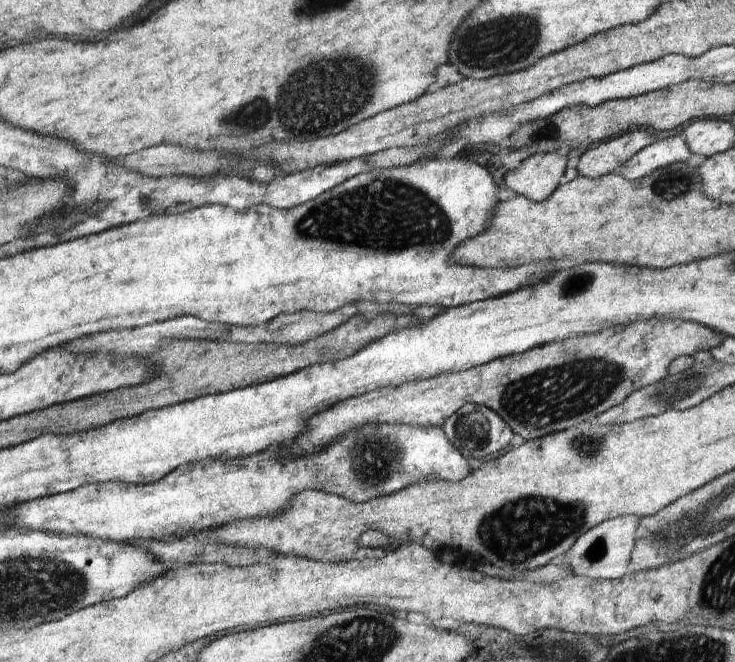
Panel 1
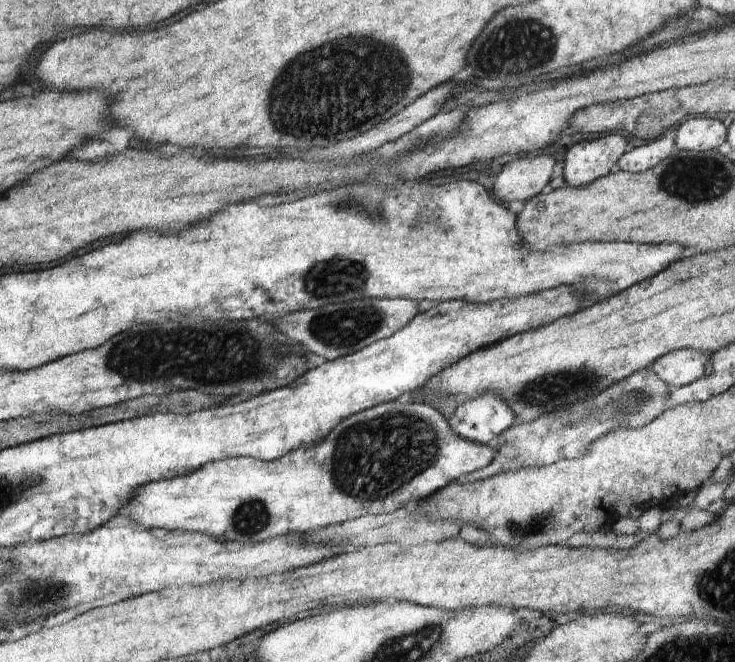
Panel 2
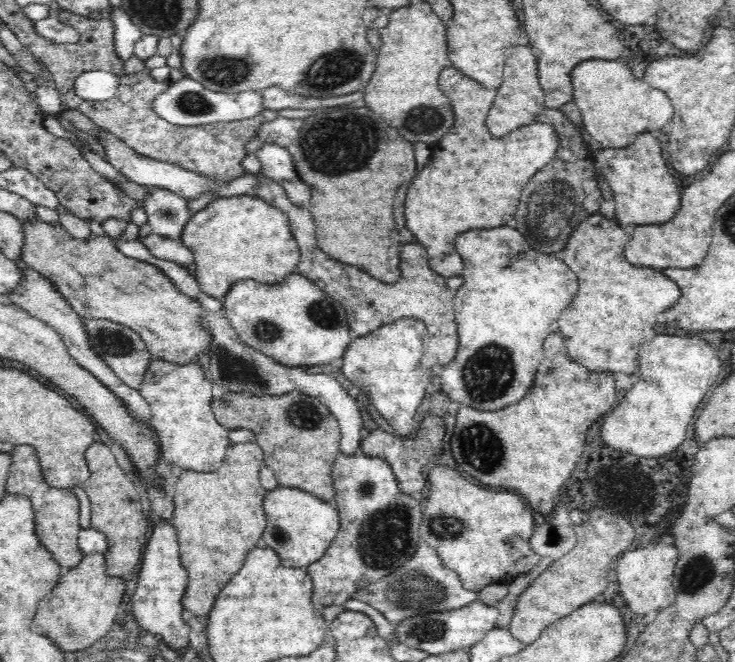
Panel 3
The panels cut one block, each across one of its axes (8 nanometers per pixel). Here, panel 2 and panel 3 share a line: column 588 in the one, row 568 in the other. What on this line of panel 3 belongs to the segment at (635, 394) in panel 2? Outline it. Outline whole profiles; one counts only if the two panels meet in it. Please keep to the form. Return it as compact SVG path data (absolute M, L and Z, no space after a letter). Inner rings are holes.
M422 539L416 554L404 563L404 566L400 566L388 574L388 577L380 578L378 582L369 584L352 595L352 599L360 600L380 611L391 623L412 618L424 611L430 614L430 612L458 610L468 606L470 602L476 602L478 598L478 592L464 588L456 571L442 566L436 550Z

